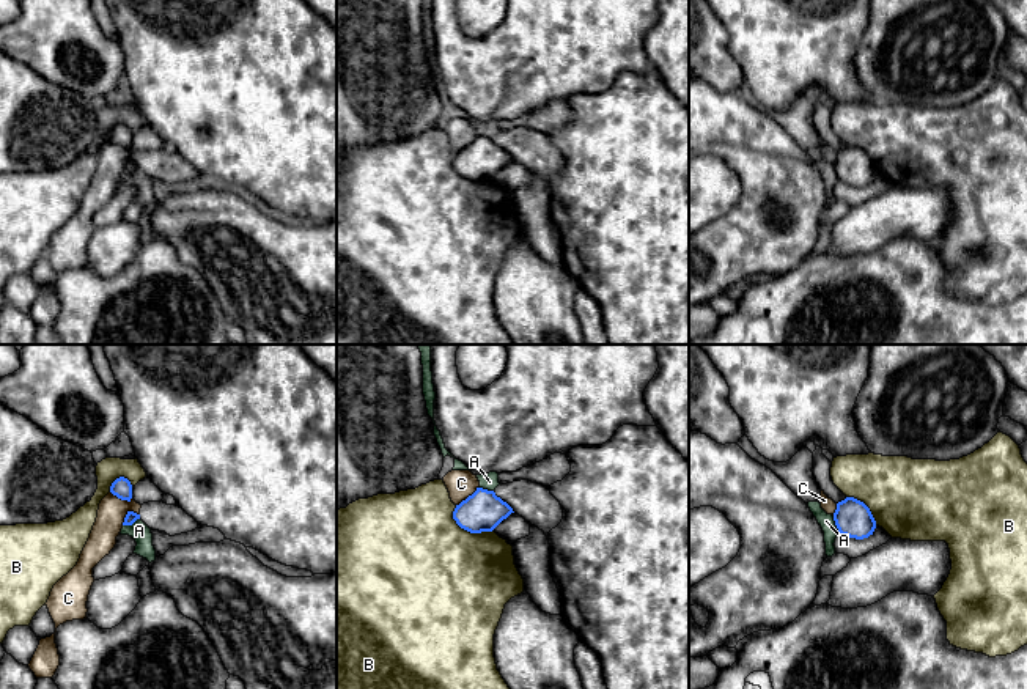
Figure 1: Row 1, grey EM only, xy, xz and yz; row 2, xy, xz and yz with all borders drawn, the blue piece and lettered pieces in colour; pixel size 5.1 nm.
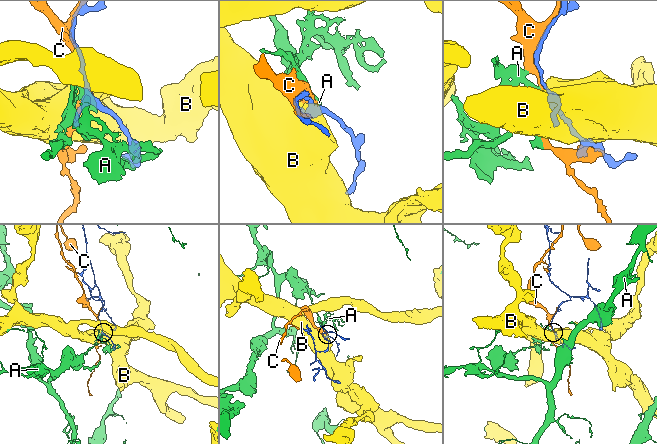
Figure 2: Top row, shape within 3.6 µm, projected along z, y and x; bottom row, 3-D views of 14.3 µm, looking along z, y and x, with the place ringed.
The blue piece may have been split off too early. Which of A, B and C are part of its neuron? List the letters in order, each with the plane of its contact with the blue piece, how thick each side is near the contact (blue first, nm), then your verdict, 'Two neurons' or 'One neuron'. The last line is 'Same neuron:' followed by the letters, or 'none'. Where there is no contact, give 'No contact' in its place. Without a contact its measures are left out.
A: Touches blue in xy. Thickness 60 nm (blue) against 100 nm. Two neurons
B: Touches blue in xz. Thickness 200 nm (blue) against 480 nm. Two neurons
C: Touches blue in xy. Thickness 60 nm (blue) against 140 nm. One neuron
Same neuron: C

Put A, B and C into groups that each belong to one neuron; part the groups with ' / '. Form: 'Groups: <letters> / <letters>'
Groups: A / B / C

